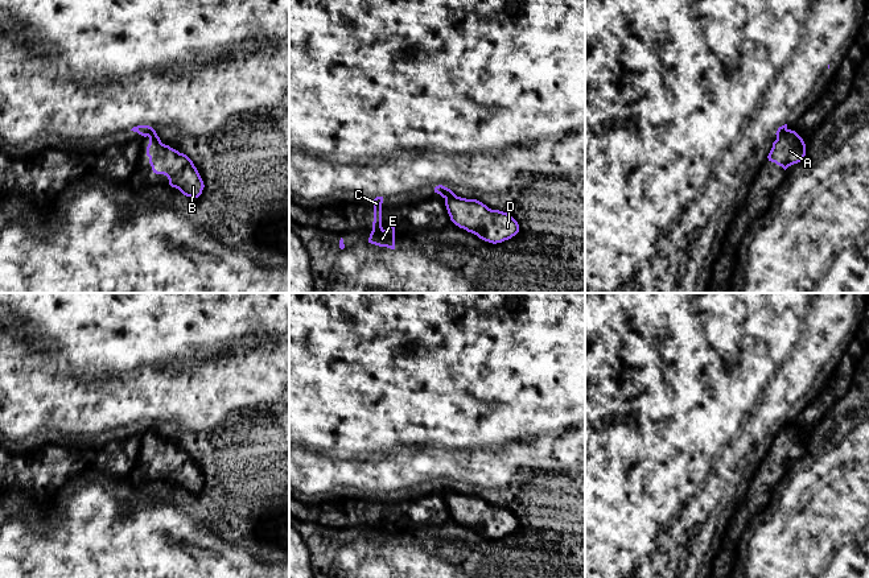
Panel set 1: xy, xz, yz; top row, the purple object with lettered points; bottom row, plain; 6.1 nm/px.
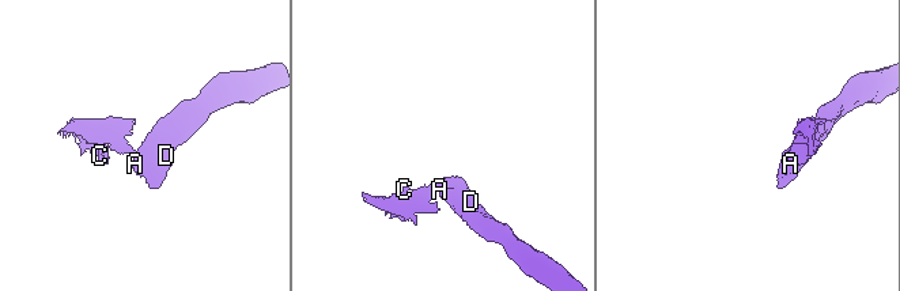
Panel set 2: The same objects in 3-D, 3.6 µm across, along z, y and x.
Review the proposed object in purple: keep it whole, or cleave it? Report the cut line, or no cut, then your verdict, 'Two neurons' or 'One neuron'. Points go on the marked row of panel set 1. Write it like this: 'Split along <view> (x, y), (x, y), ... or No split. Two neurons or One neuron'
Split along xz (448, 189), (444, 197). Two neurons

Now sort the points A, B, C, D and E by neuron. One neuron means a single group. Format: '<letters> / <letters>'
A B D / C E

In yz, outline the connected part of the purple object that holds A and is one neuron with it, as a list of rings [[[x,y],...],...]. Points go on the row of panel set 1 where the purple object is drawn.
[[[787,129],[784,133],[777,135],[767,158],[786,170],[800,162],[804,156],[806,144],[803,139],[795,131]]]

